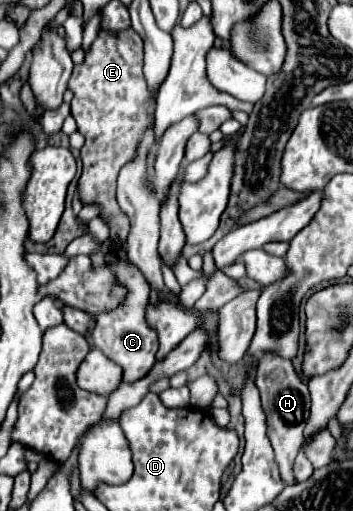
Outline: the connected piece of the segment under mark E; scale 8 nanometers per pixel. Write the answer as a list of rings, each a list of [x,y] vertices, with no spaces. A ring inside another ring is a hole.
[[[132,28],[124,30],[124,34],[104,34],[100,30],[84,62],[74,66],[68,88],[74,92],[70,102],[72,116],[84,136],[84,146],[80,148],[82,176],[78,180],[80,202],[100,206],[100,218],[110,228],[110,238],[124,242],[130,232],[130,222],[116,202],[116,178],[120,168],[136,158],[140,134],[154,120],[154,98],[142,74],[140,36]]]

